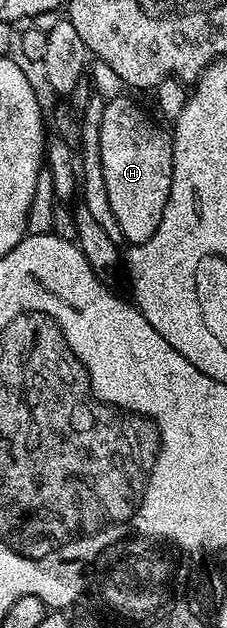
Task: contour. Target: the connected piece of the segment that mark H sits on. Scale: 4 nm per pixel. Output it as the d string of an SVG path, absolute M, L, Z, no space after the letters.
M121 93L107 100L102 115L101 155L110 209L118 221L123 238L133 244L150 241L150 237L158 233L158 225L162 225L162 213L166 209L166 201L172 188L172 135L164 132L134 100L127 99L126 95Z

